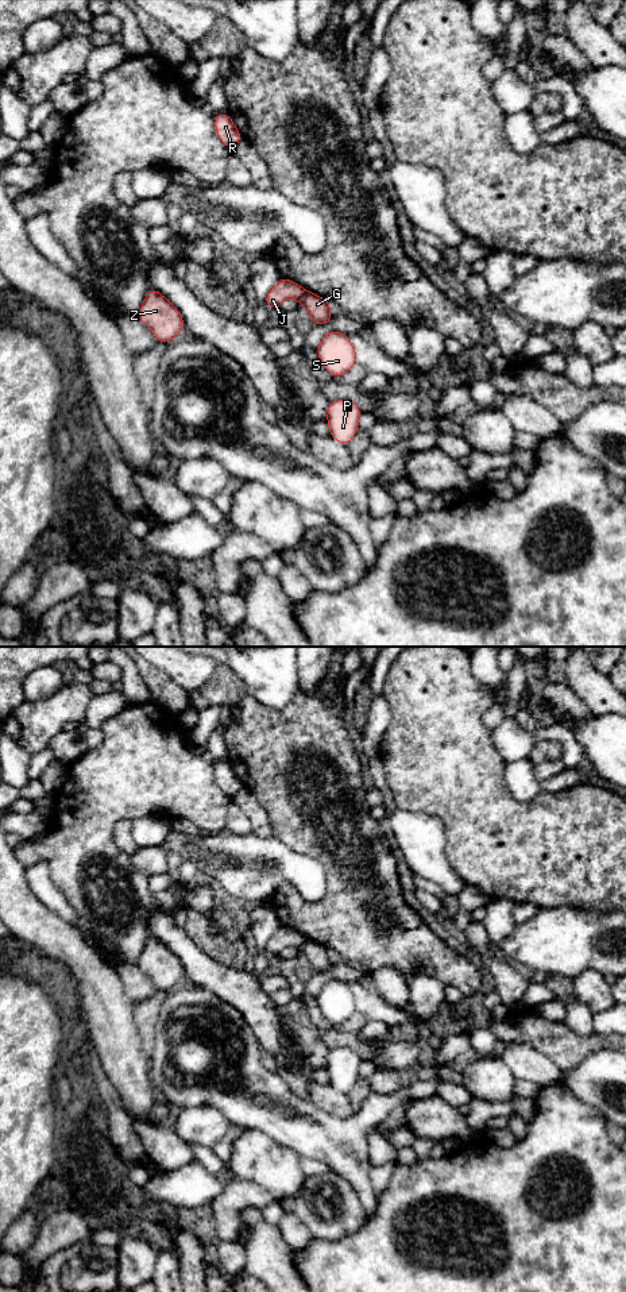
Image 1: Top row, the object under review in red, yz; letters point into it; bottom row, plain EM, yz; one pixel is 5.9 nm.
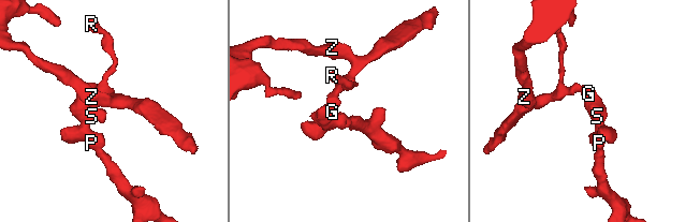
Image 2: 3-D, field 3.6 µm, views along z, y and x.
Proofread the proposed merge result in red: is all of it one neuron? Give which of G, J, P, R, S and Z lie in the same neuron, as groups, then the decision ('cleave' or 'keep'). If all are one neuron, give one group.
G P S / J R Z; cleave

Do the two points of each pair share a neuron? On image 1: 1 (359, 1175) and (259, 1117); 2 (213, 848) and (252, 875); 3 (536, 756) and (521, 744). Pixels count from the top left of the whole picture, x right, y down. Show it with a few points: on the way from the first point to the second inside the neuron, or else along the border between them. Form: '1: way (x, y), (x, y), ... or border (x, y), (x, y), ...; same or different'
1: way (335, 1150), (320, 1136), (294, 1122), (283, 1121); same
2: way (223, 856), (243, 866); same
3: border (561, 744), (553, 740), (540, 740), (526, 758); different

